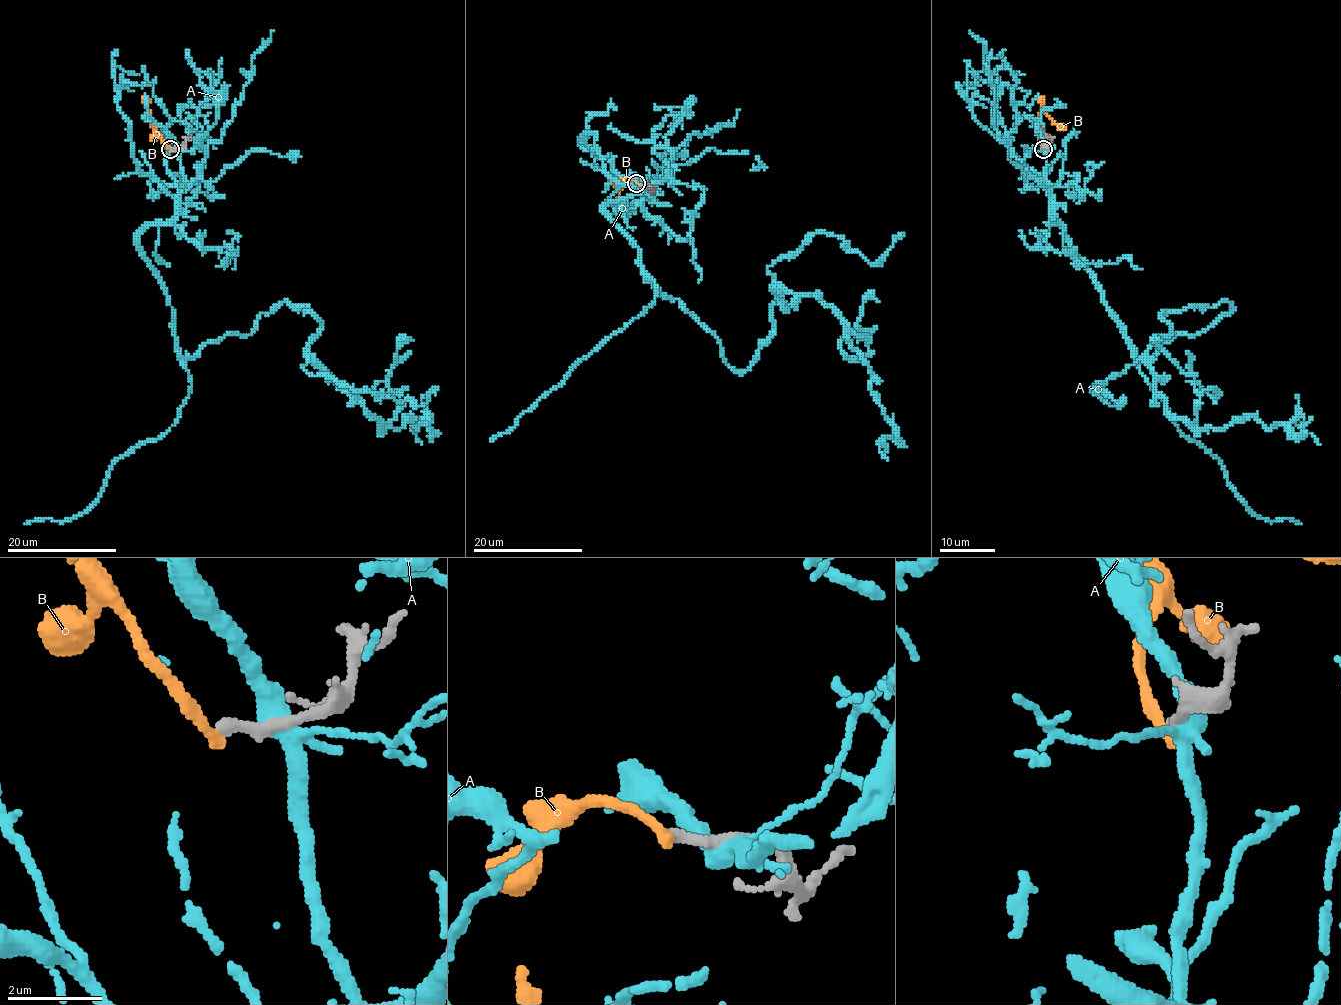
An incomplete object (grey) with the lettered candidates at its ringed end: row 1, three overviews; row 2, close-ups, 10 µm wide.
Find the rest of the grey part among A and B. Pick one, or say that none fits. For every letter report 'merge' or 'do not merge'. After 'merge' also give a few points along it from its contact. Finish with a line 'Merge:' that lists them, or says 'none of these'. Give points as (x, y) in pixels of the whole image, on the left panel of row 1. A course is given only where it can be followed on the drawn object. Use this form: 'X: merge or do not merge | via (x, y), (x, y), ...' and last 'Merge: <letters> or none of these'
A: do not merge
B: do not merge
Merge: none of these

